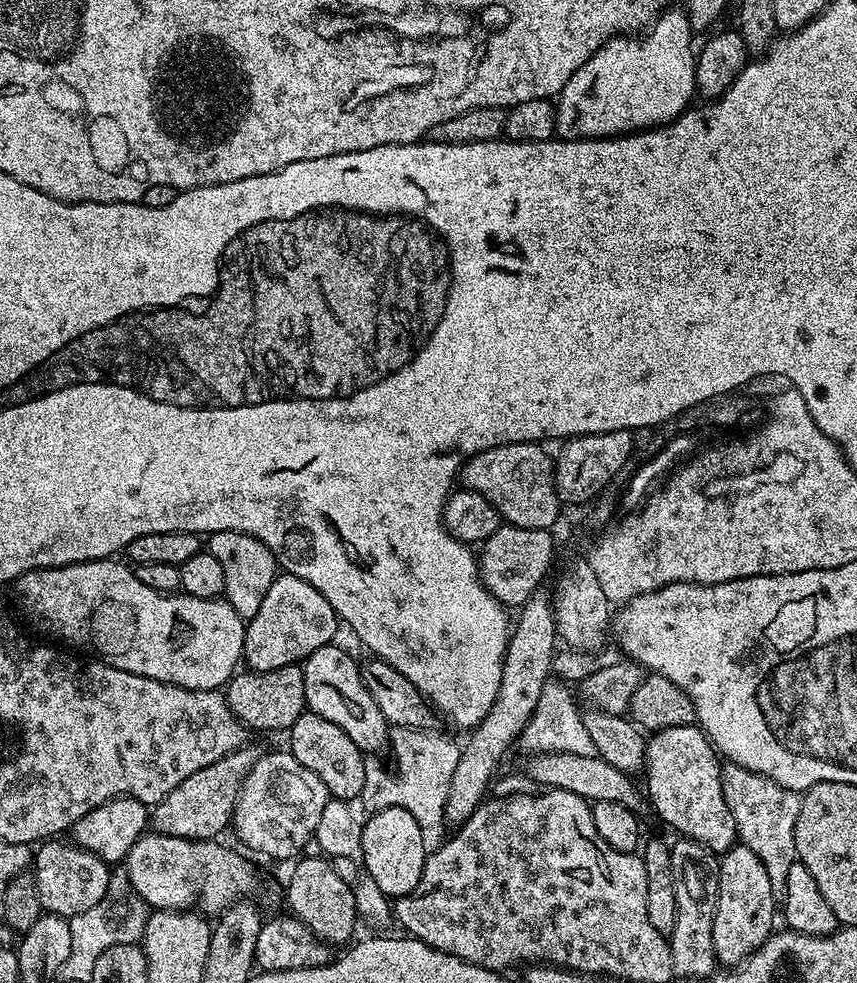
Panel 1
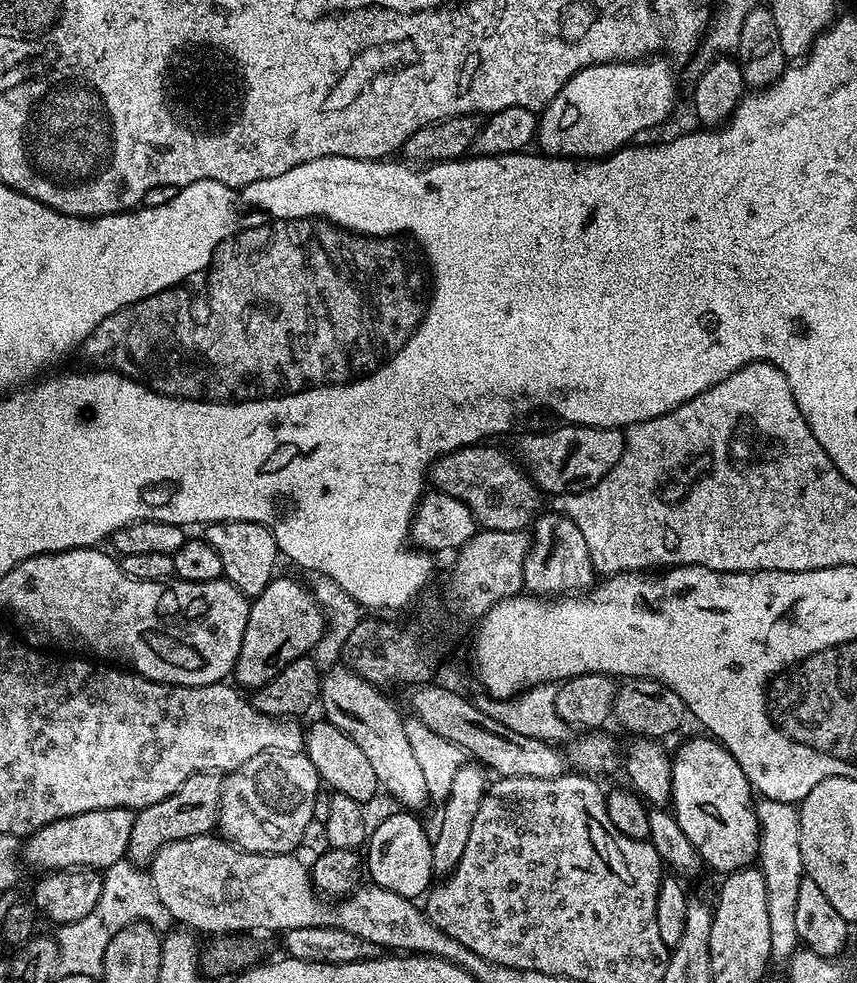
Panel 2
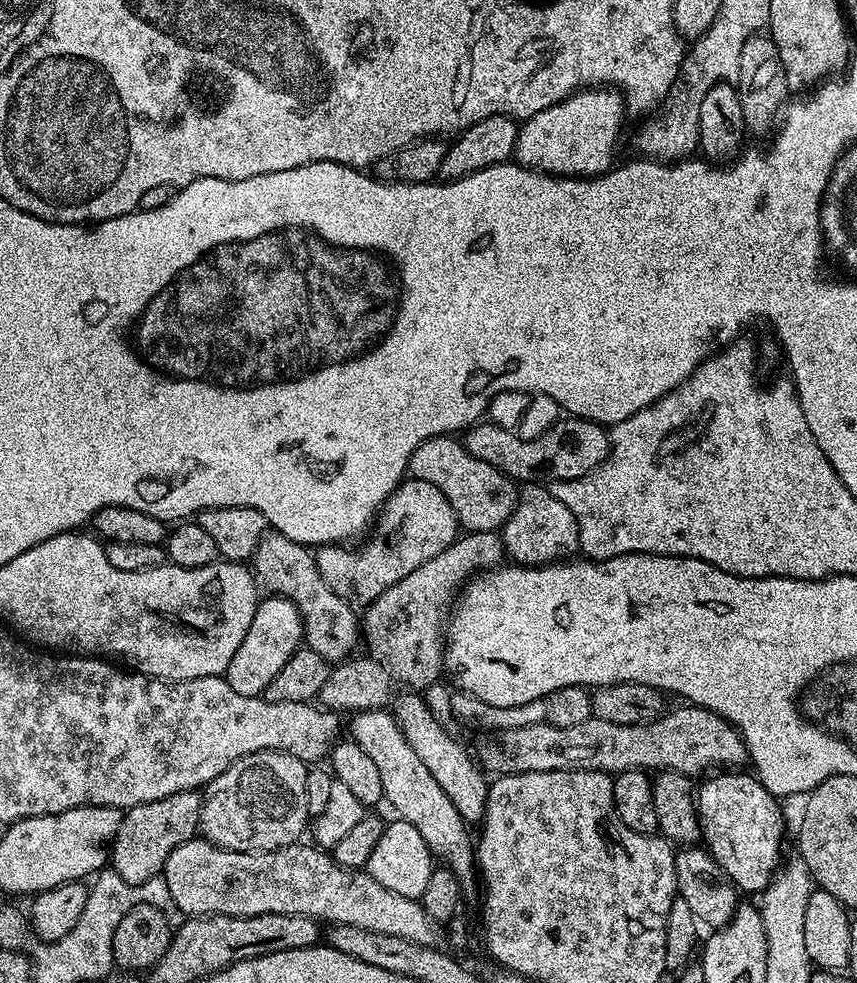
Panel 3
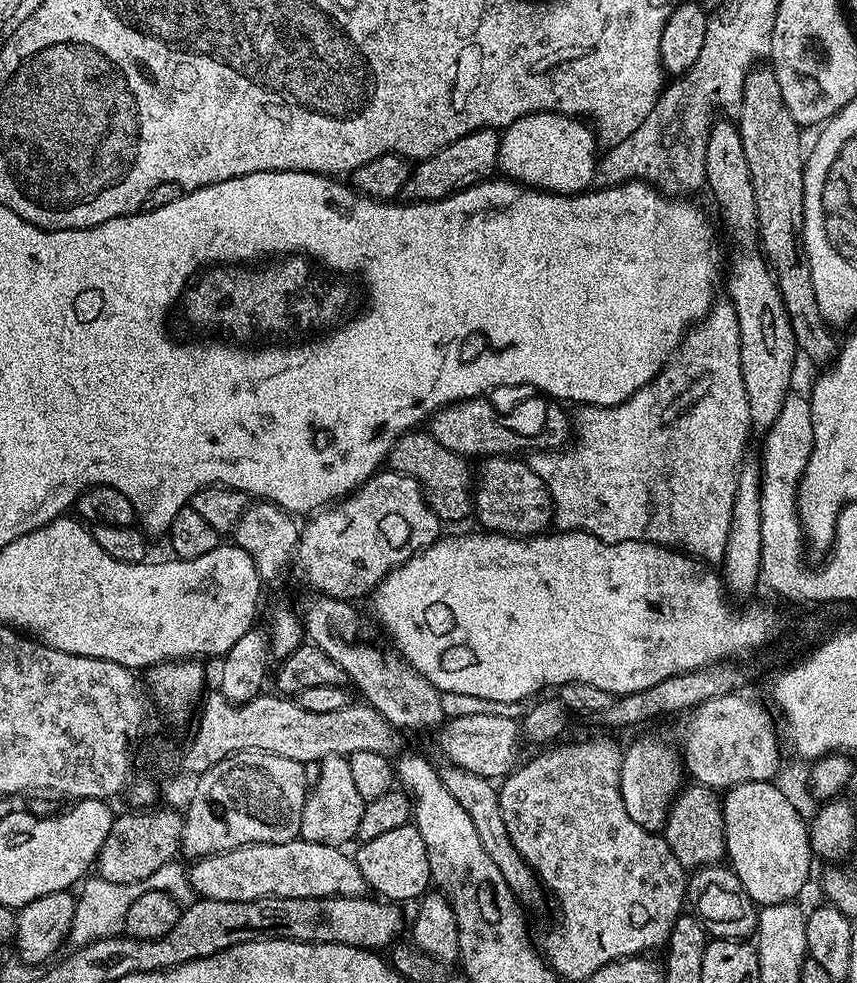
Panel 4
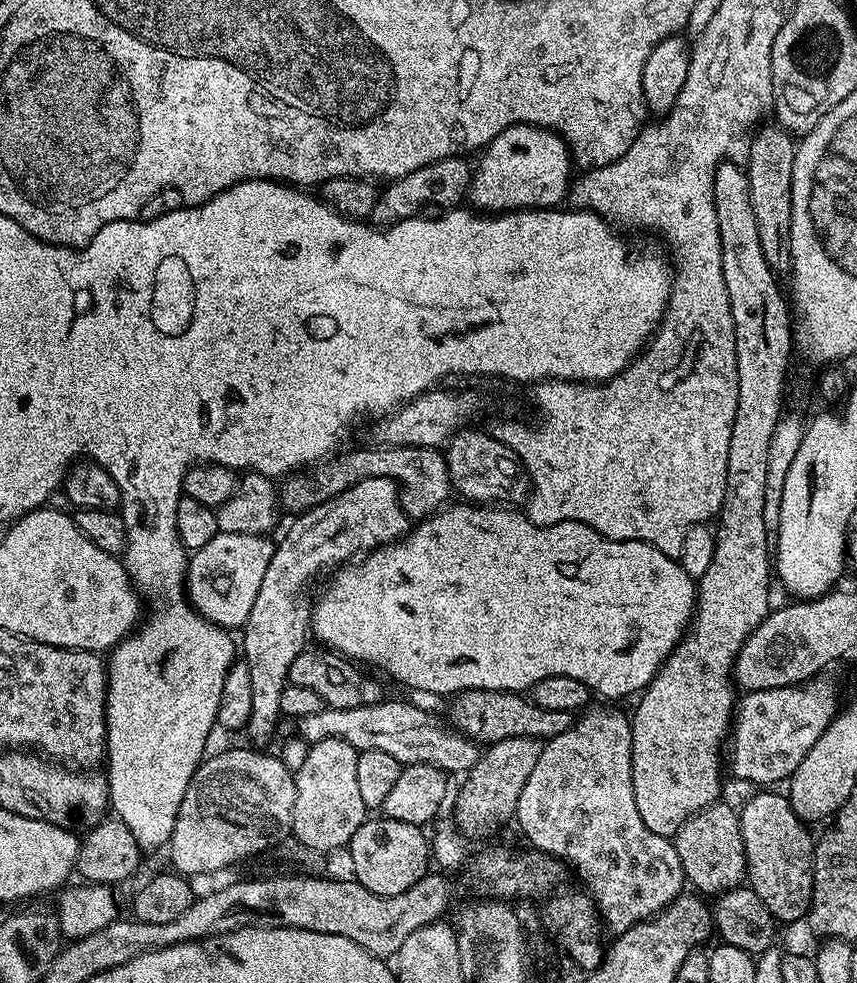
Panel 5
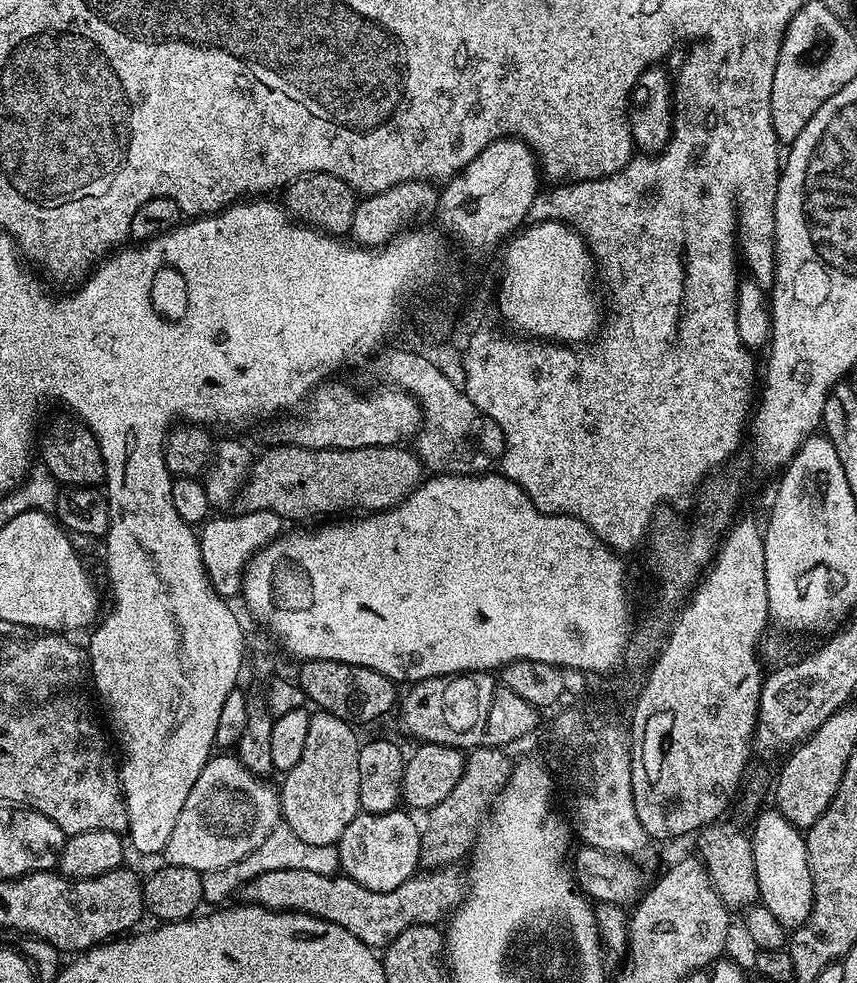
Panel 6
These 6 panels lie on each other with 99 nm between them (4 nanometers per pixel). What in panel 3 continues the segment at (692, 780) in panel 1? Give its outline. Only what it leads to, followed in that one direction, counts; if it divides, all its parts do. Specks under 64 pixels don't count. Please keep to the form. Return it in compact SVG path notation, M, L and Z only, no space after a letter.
M724 770L719 774L709 775L704 782L701 788L699 785L695 798L696 812L700 815L700 835L707 852L718 862L718 866L741 893L763 893L772 883L772 878L782 863L780 847L784 844L784 812L780 809L781 801L771 796L760 785L755 775L747 776L744 770Z

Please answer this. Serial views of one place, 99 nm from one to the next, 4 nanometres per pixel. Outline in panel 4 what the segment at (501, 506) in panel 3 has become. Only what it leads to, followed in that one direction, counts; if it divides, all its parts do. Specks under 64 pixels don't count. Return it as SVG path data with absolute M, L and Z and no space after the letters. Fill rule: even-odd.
M413 430L398 436L388 451L387 467L393 472L413 476L420 483L424 500L442 522L464 520L474 508L474 472L468 469L469 461L446 450L427 430ZM421 431L421 432L420 432Z

